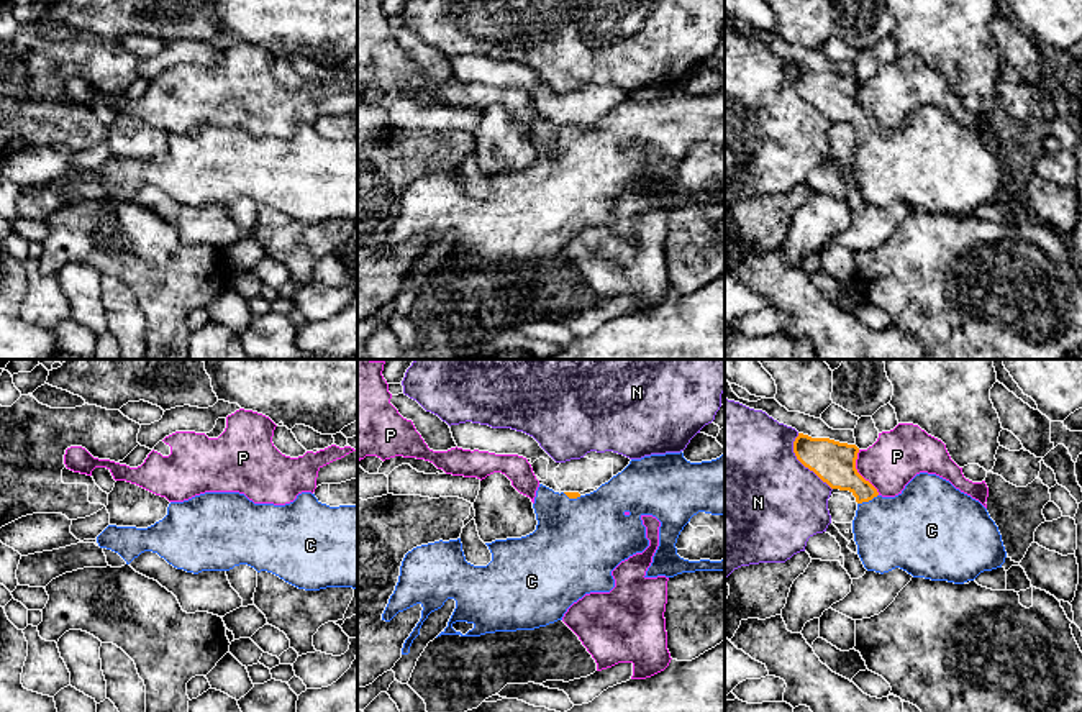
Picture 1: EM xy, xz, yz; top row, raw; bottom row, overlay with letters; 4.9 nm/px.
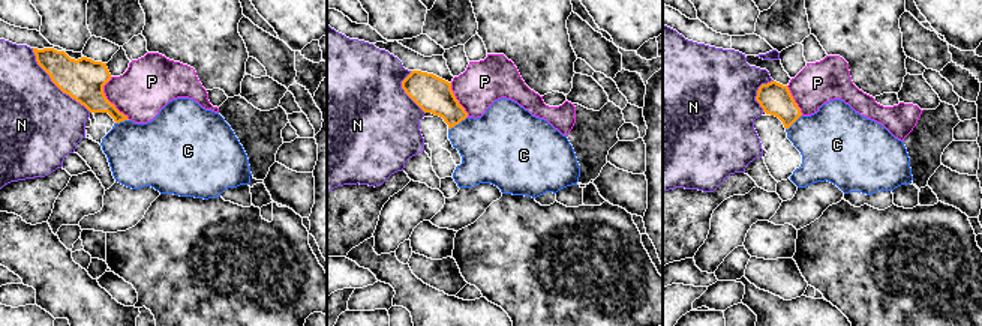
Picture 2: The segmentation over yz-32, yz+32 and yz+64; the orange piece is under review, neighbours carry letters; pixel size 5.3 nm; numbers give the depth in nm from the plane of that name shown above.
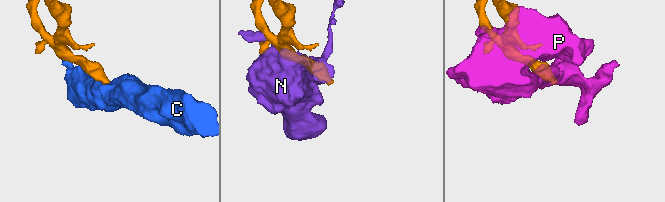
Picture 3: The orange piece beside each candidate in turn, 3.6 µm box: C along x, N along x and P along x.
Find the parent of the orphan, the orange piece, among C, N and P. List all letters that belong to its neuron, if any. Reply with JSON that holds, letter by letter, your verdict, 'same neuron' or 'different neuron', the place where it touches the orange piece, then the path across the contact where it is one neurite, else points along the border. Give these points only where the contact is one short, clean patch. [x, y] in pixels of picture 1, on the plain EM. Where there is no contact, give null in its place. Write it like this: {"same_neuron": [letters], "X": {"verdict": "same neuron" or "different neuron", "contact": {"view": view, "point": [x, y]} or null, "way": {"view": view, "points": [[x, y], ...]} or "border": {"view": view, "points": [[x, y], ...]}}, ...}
{"same_neuron": ["C"], "C": {"verdict": "same neuron", "contact": {"view": "yz", "point": [868, 133]}, "way": {"view": "yz", "points": [[835, 95], [868, 133], [892, 158], [909, 163]]}}, "N": {"verdict": "different neuron", "contact": {"view": "yz", "point": [802, 95]}}, "P": {"verdict": "different neuron", "contact": {"view": "yz", "point": [858, 105]}}}

